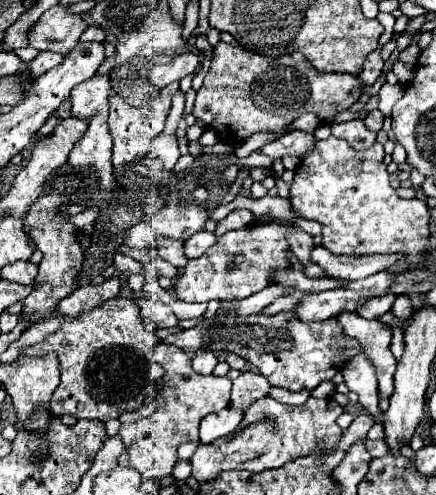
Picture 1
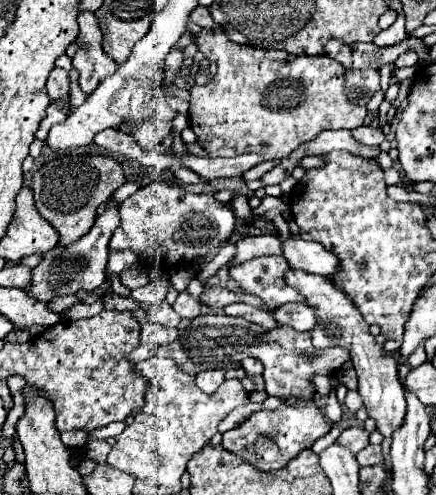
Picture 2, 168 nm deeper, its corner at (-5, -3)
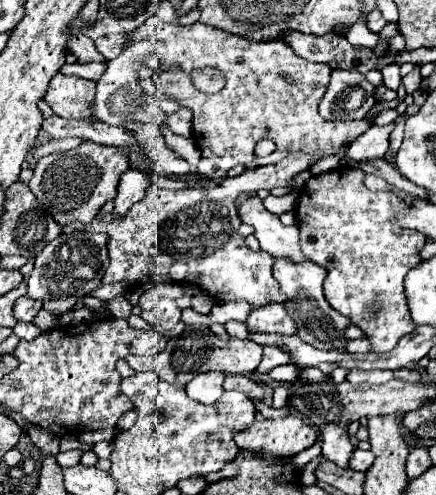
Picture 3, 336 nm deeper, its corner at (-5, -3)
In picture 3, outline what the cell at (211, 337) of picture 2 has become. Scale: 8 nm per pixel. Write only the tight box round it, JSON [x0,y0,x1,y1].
[125,327,263,385]

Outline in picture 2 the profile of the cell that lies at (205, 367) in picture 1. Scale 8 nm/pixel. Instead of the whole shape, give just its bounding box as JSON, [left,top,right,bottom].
[195,369,225,395]

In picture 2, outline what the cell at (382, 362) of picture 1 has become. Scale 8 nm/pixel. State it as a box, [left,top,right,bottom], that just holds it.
[287,269,407,473]

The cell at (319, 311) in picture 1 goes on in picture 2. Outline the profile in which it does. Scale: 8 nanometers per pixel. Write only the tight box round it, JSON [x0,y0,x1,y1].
[273,303,317,331]

